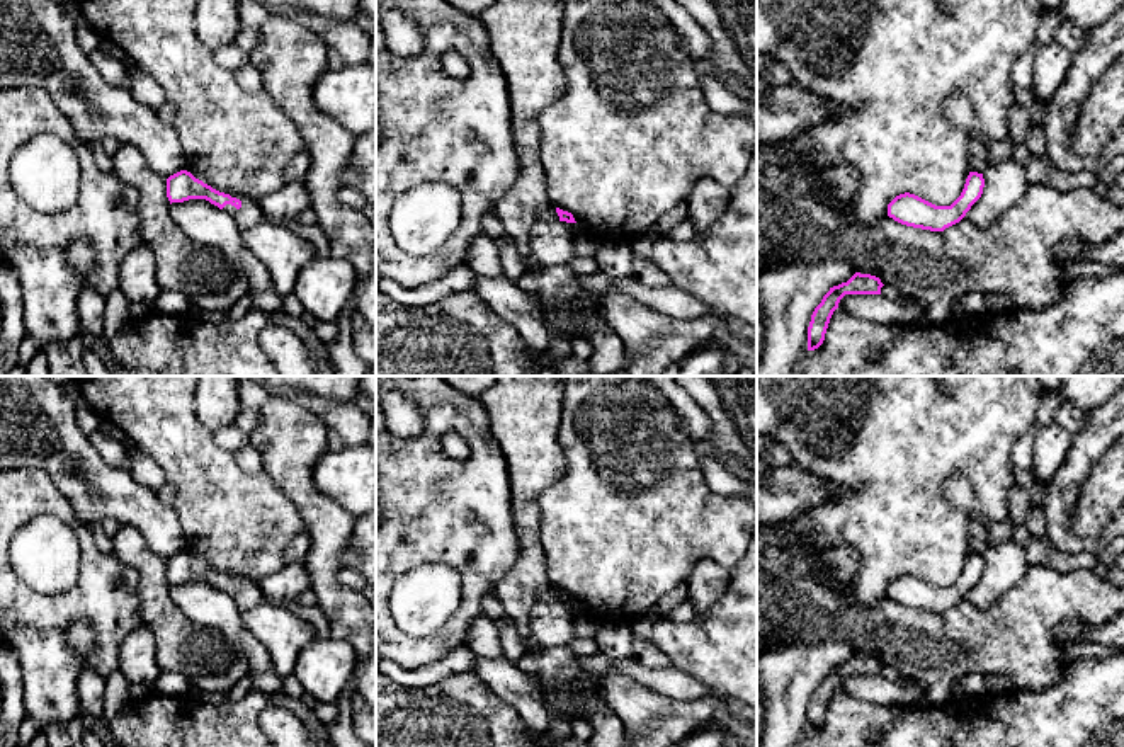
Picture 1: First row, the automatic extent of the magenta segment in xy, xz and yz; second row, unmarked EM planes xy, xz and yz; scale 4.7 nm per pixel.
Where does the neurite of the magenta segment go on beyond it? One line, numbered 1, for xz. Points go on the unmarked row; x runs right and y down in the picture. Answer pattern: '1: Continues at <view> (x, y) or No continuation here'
1: No continuation here

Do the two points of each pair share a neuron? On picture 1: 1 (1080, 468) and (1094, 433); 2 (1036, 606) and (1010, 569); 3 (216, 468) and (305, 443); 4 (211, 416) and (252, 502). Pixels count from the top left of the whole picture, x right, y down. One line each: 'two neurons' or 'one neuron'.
1: one neuron
2: two neurons
3: two neurons
4: two neurons

